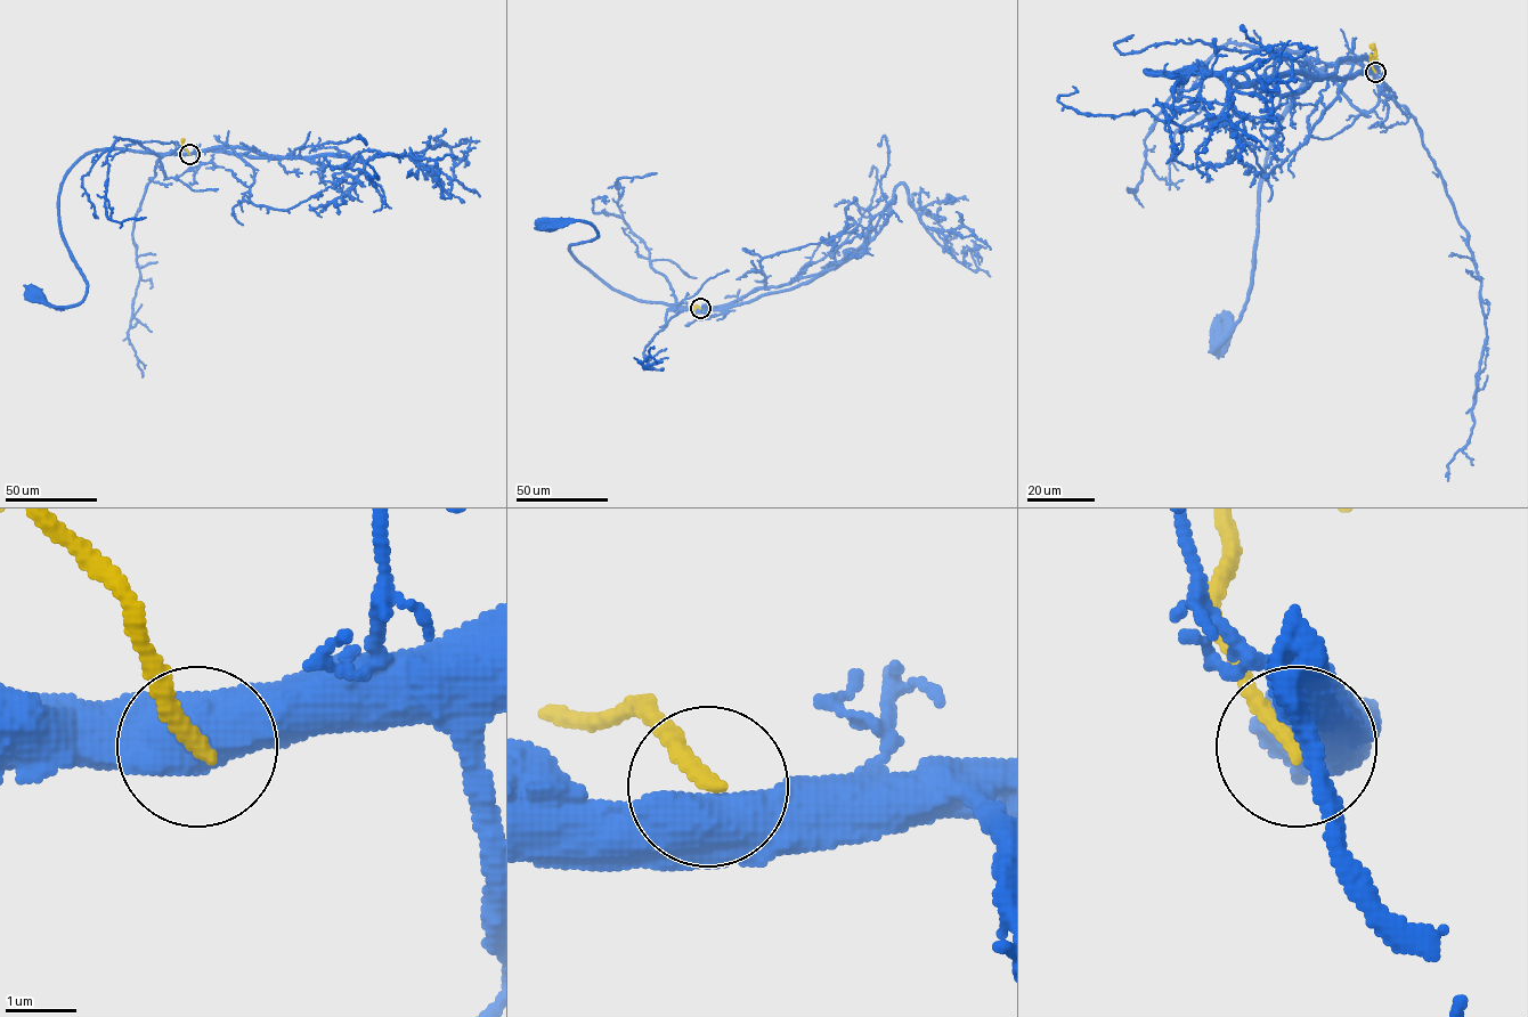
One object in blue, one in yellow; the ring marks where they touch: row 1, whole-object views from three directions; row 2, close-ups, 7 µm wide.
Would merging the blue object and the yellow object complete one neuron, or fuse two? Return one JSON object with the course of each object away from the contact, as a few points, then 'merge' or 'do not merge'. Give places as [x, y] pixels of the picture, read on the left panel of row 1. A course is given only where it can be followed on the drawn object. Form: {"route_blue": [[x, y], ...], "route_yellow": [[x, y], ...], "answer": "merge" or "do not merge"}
{"route_blue": [[189, 154], [86, 153], [64, 179], [58, 214], [86, 295], [65, 307], [50, 306], [37, 294]], "route_yellow": [[189, 154], [183, 145], [184, 138]], "answer": "do not merge"}

